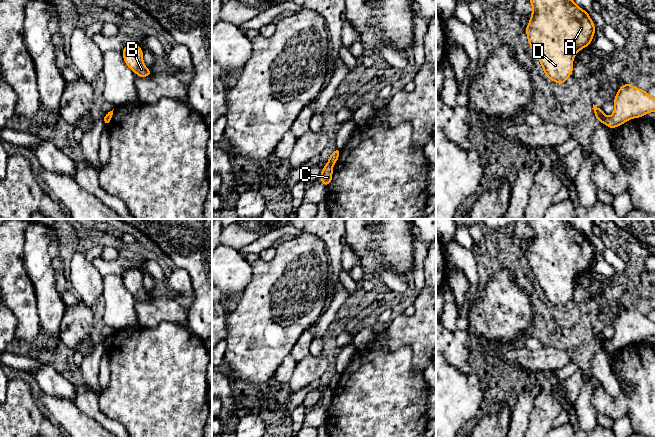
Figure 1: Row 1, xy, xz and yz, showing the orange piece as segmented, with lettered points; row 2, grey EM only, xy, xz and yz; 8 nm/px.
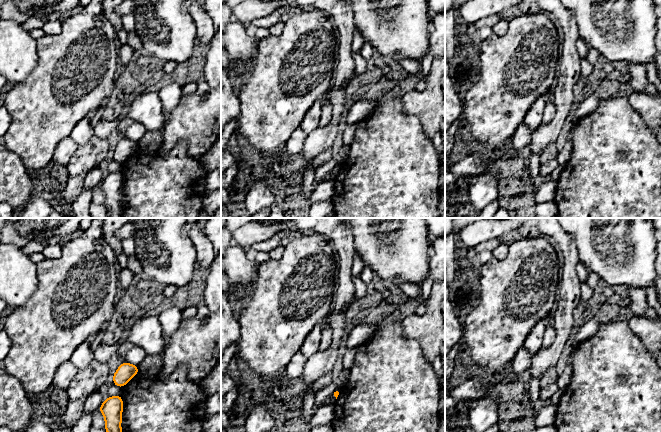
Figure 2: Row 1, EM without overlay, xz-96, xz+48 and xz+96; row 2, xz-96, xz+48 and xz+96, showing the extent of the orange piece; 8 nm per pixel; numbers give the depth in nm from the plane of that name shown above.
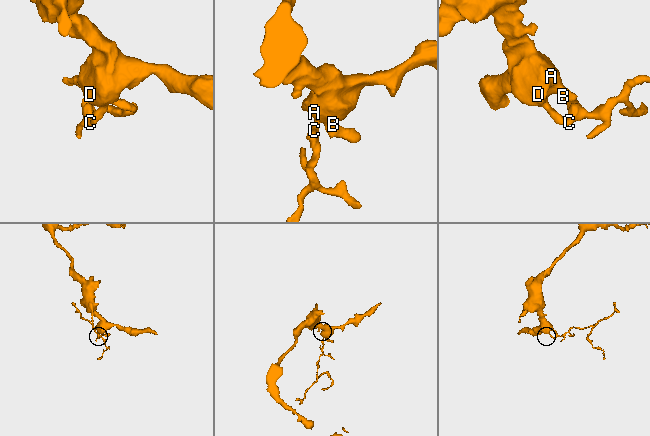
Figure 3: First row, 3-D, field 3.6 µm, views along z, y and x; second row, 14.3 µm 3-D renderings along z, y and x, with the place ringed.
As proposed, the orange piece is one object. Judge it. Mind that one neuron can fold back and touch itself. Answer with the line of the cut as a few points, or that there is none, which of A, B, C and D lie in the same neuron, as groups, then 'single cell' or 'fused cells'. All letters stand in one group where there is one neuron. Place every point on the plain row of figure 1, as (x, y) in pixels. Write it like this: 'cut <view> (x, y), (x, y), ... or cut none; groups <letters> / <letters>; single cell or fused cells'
cut xz (327, 388), (331, 391); groups A B D / C; fused cells

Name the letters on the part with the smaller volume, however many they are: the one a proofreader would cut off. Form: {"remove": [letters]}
{"remove": ["C"]}

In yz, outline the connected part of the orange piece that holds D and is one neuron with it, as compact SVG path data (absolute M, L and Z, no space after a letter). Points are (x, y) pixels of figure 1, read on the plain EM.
M530 219L533 230L525 253L531 274L535 277L547 302L564 308L573 296L576 277L591 268L596 254L588 236L578 231L569 219Z

